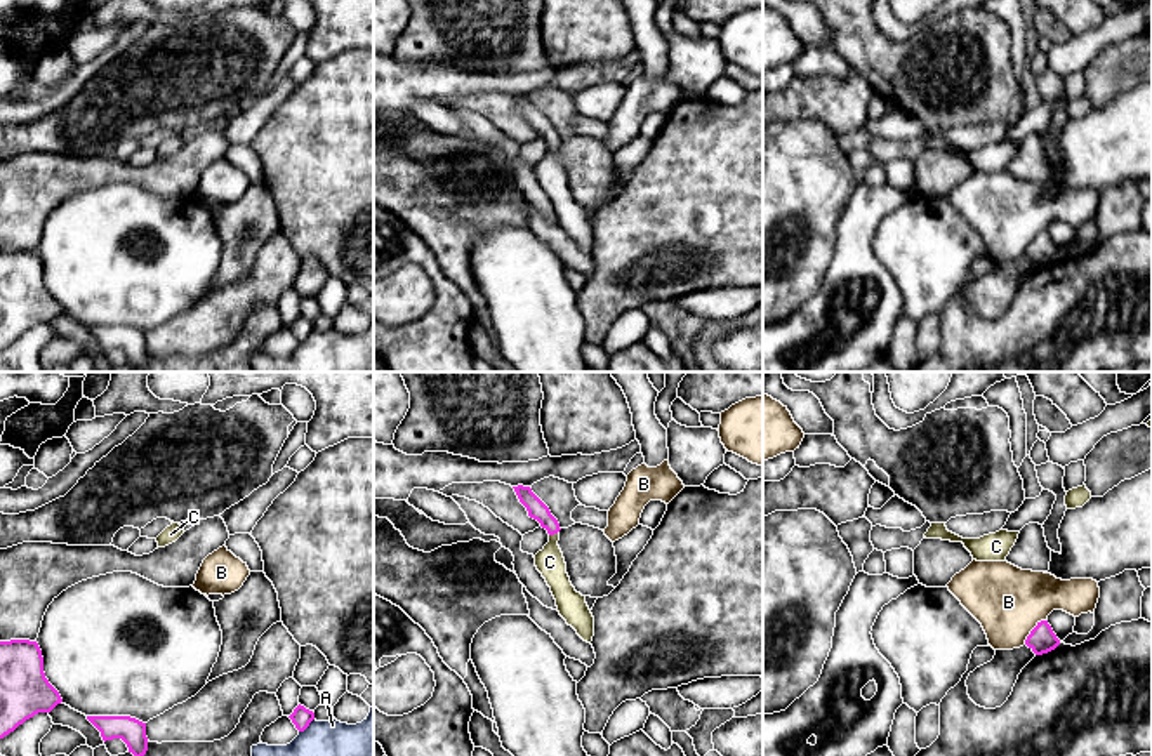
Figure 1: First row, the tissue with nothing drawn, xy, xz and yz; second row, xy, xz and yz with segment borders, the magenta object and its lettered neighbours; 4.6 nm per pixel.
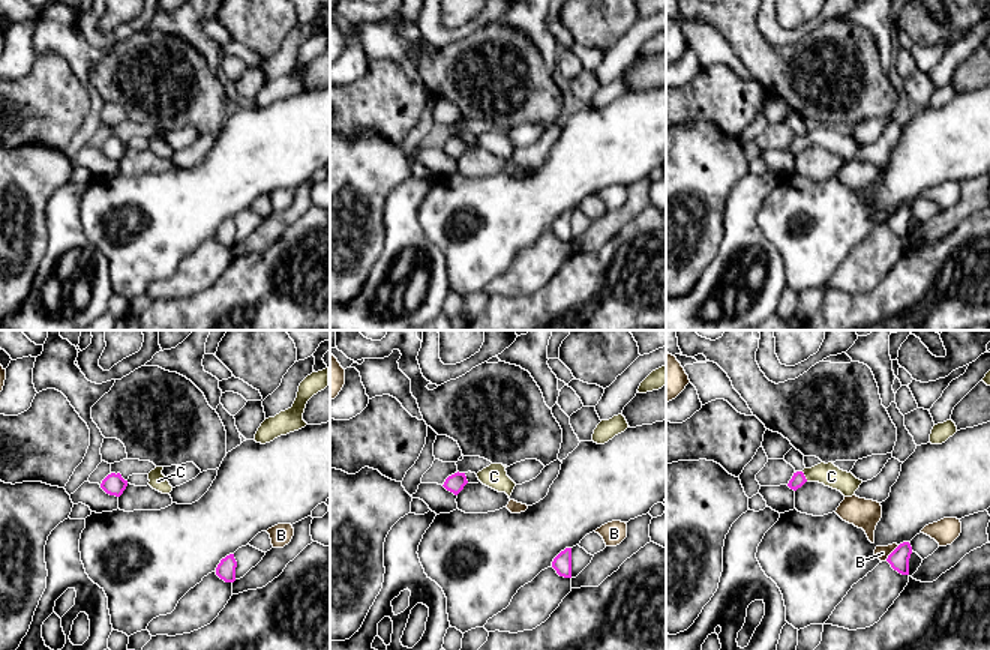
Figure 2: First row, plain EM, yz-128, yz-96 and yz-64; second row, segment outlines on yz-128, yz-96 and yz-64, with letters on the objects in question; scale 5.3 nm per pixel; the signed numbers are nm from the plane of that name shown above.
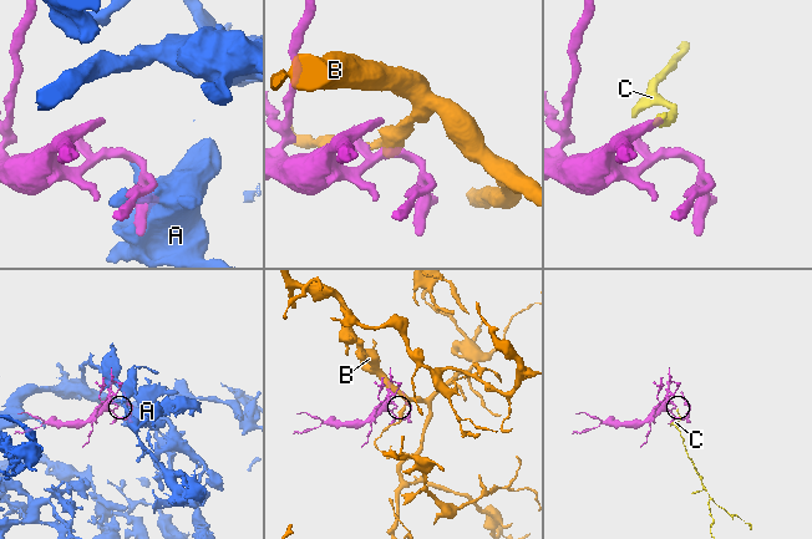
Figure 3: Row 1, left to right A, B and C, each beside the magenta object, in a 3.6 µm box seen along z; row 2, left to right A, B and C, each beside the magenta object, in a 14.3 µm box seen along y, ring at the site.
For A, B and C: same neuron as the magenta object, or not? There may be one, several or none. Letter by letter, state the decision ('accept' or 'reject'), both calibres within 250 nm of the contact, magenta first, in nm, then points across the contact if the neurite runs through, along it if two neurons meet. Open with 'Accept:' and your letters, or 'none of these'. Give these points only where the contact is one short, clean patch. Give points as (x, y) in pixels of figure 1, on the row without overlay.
Accept: C
A: reject; 90 nm thick on the magenta side, 360 nm on the other
B: reject; 120 nm thick on the magenta side, 320 nm on the other
C: accept; 90 nm thick on the magenta side, 140 nm on the other; runs through xz (537, 120), (553, 145), (549, 172)

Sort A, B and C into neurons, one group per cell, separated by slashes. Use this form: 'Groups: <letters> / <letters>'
Groups: A / B / C

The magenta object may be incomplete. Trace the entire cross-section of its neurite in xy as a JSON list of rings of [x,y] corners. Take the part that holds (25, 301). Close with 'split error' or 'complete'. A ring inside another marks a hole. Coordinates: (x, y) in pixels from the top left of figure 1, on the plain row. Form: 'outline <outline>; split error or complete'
outline [[[0,252],[0,349],[61,313],[59,302],[45,288],[38,254]]]; complete

